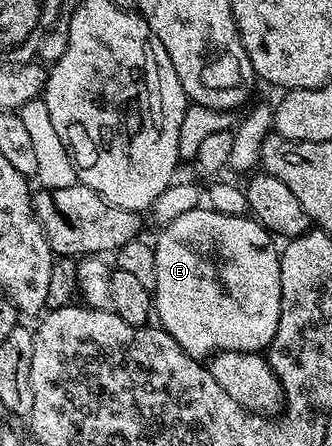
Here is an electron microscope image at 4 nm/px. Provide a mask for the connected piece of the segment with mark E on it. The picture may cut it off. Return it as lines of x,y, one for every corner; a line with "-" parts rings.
197,208
185,212
182,216
177,216
170,223
163,225
160,232
162,232
162,235
159,236
158,242
153,243
154,255
156,256
156,284
152,291
152,310
156,315
156,322
158,318
157,325
168,331
172,340
176,340
176,344
180,344
184,353
195,360
209,359
220,350
248,352
249,354
265,351
276,336
276,328
280,324
280,316
282,315
280,250
277,245
274,247
275,239
270,231
265,230
260,223
254,221
253,217
250,216
226,215
209,208

